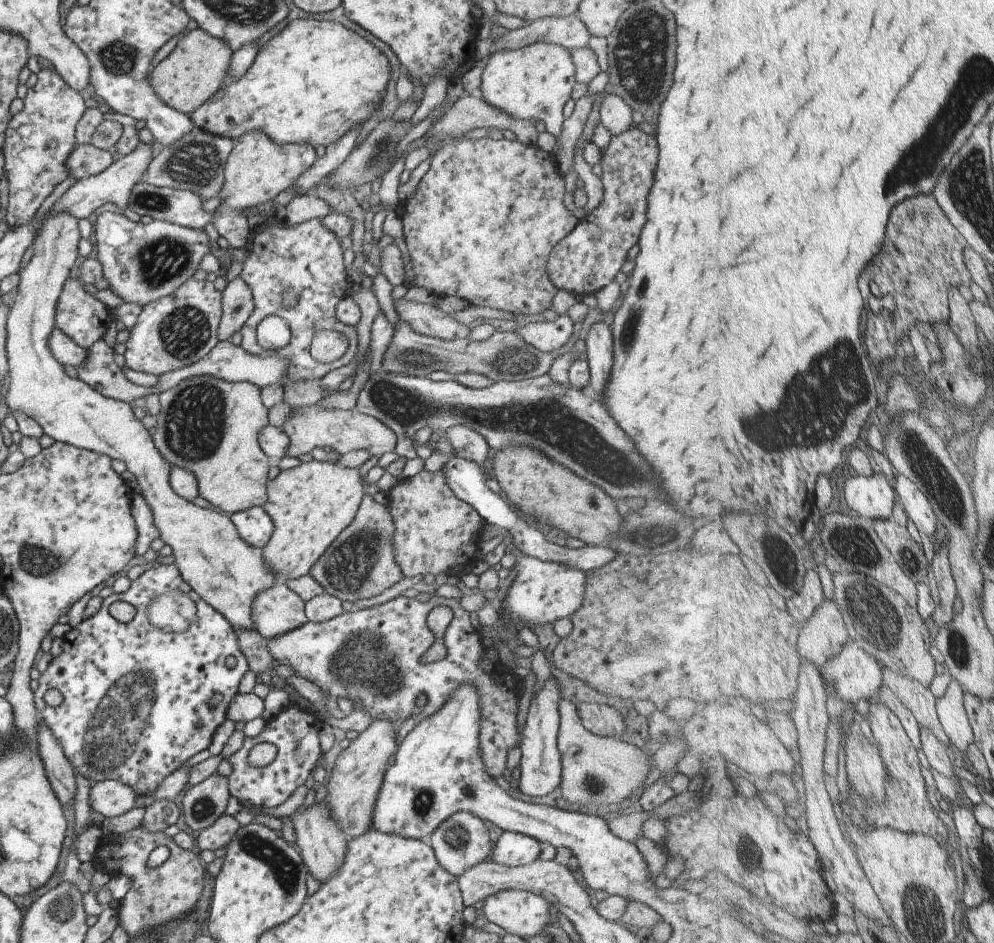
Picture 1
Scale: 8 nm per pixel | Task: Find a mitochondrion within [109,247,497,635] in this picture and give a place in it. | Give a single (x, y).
(193, 421)

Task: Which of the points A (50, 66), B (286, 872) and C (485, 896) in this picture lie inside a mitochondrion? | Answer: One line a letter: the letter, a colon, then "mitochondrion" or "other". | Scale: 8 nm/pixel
A: other
B: mitochondrion
C: other

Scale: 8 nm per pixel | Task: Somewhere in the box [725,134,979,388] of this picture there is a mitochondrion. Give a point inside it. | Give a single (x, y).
(898, 221)

